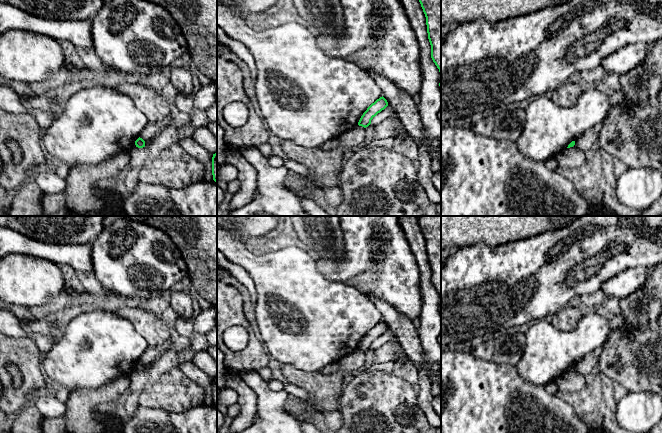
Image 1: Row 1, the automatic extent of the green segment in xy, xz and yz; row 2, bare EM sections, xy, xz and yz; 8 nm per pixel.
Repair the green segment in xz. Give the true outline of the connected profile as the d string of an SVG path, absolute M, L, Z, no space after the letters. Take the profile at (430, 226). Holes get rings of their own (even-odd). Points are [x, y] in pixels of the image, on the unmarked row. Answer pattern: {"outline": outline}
{"outline": "M417 216L419 226L423 233L423 236L426 241L427 257L428 263L431 269L431 282L440 296L440 307L441 312L441 216Z"}

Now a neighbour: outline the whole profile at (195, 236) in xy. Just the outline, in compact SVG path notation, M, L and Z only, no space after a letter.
M104 216L103 228L120 219L138 221L166 233L186 263L191 285L217 307L217 216Z

